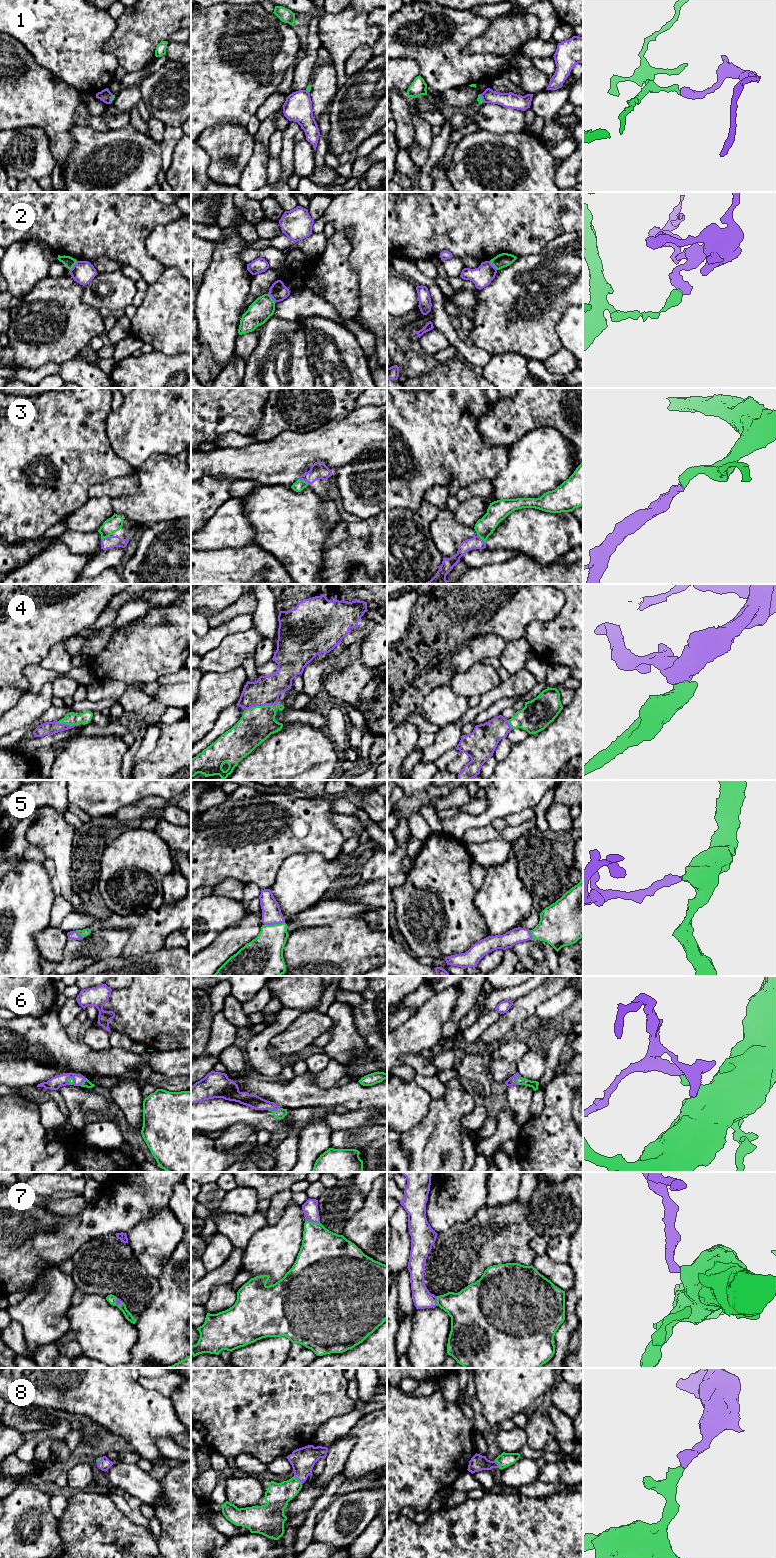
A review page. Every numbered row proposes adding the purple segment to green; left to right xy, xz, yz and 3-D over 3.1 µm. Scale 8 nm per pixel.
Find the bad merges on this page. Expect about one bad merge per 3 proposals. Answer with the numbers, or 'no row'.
1, 2

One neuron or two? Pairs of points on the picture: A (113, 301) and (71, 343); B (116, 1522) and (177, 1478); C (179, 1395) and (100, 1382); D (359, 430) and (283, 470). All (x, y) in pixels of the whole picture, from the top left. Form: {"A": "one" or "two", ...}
{"A": "two", "B": "two", "C": "two", "D": "one"}

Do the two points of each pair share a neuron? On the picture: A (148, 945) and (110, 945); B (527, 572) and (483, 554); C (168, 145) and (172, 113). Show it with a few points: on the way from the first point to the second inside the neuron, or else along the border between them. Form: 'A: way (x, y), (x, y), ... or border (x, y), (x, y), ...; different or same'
A: border (108, 928), (129, 931), (120, 954); different
B: border (517, 554), (505, 561), (484, 565), (479, 568); different
C: border (166, 125), (180, 127); different

